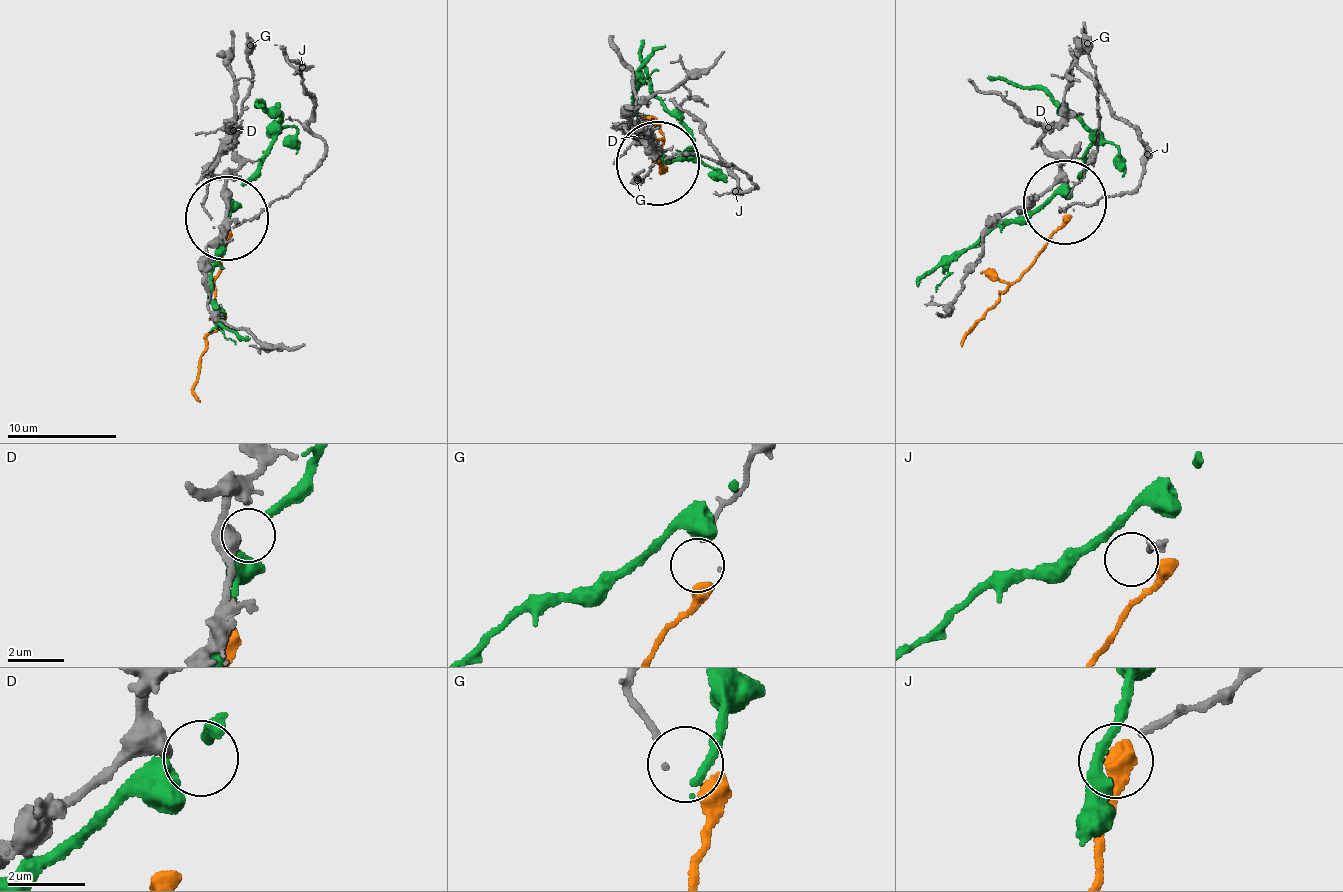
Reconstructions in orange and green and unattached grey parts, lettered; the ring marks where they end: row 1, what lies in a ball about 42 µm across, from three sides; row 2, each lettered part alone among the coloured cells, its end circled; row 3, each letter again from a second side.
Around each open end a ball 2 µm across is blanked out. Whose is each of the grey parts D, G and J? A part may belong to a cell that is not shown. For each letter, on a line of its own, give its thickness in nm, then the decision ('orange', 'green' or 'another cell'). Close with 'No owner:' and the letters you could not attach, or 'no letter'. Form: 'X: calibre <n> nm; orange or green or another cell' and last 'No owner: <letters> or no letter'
D: calibre 400 nm; another cell
G: calibre 60 nm; orange
J: calibre 170 nm; another cell
No owner: D, J

